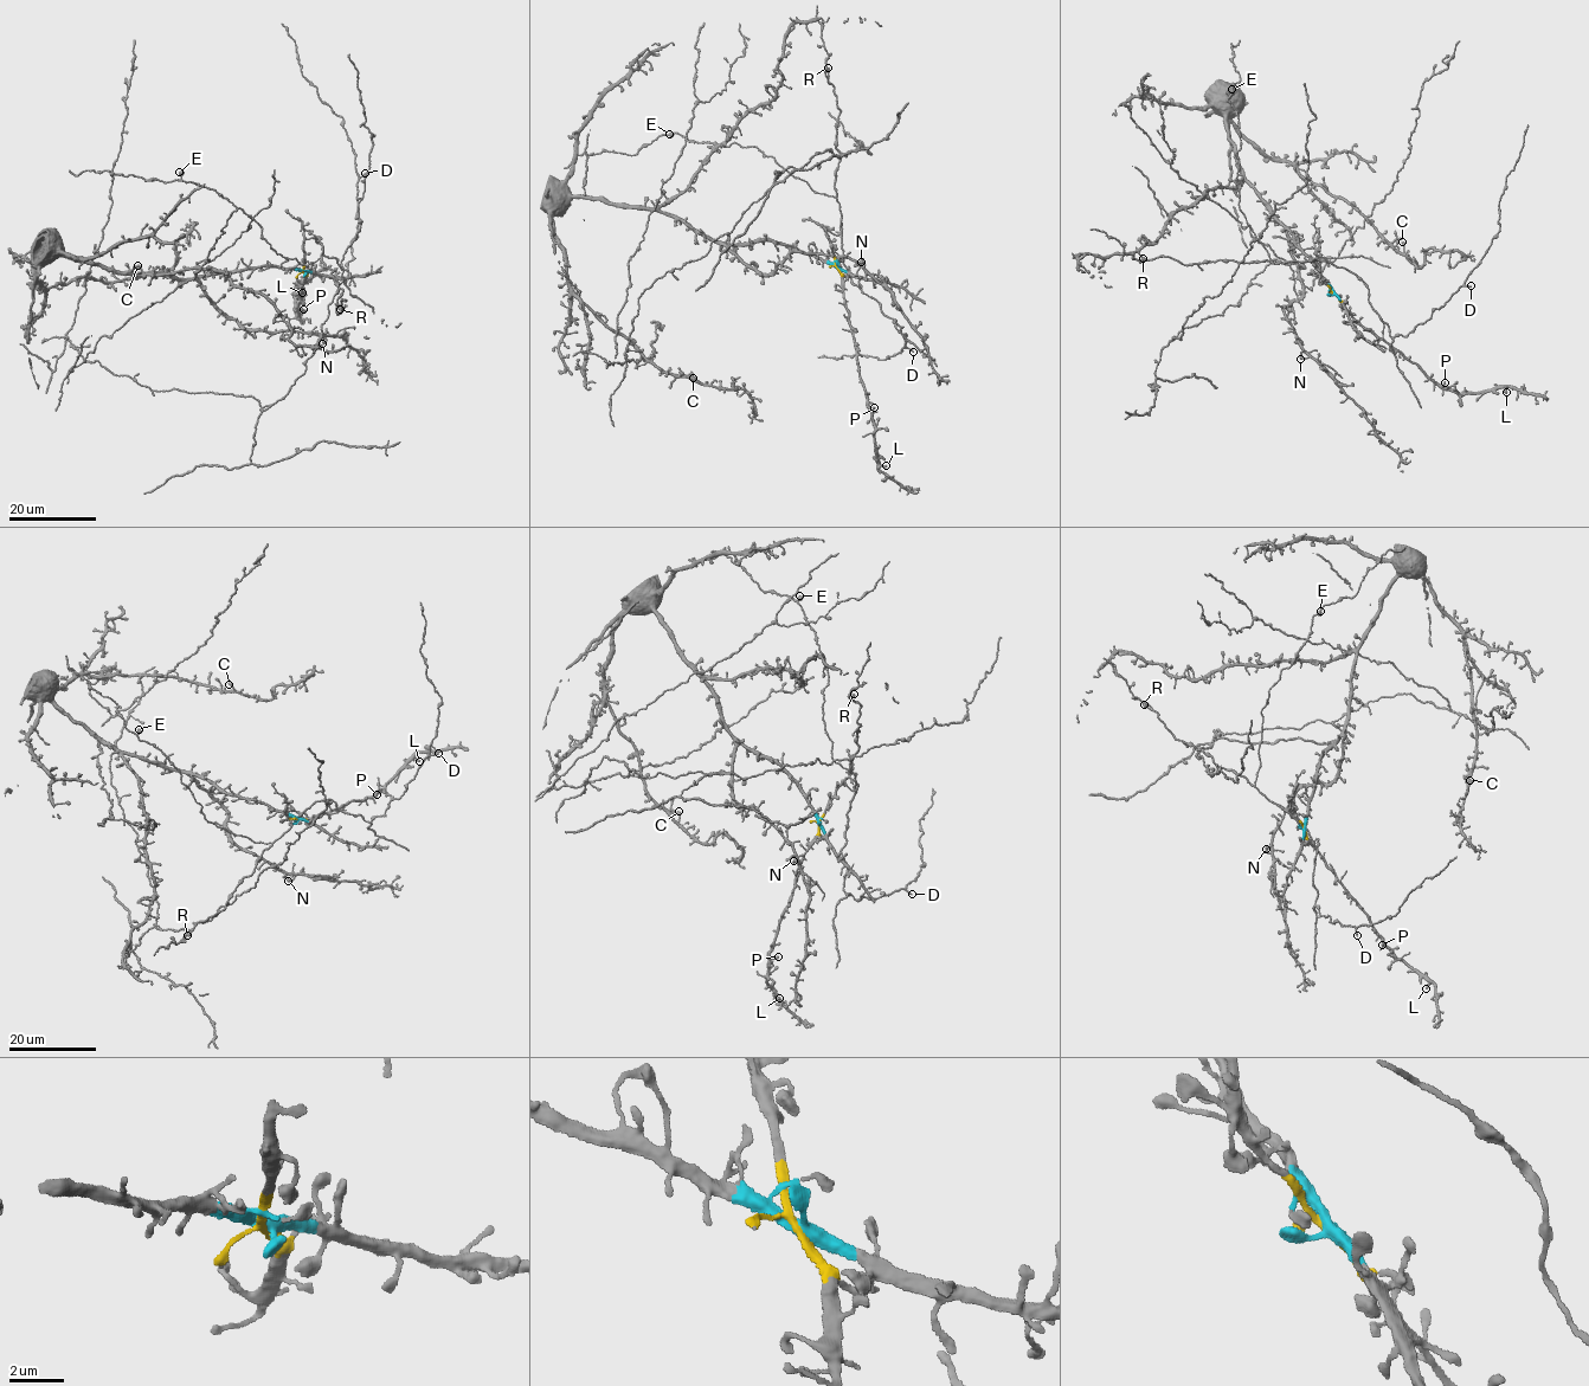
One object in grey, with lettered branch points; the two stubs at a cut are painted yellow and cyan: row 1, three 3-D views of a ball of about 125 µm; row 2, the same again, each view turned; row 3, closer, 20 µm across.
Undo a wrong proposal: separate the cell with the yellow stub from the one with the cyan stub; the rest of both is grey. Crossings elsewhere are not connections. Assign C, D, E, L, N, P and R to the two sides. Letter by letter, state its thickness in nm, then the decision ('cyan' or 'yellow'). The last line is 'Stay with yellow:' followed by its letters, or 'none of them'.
C: 460 nm | cyan
D: 170 nm | yellow
E: 600 nm | yellow
L: 320 nm | yellow
N: 420 nm | cyan
P: 280 nm | yellow
R: 360 nm | yellow
Stay with yellow: D, E, L, P, R

